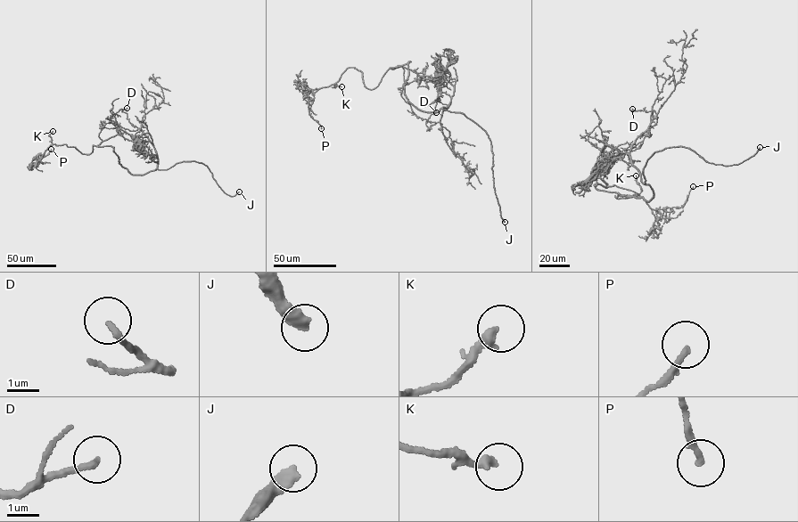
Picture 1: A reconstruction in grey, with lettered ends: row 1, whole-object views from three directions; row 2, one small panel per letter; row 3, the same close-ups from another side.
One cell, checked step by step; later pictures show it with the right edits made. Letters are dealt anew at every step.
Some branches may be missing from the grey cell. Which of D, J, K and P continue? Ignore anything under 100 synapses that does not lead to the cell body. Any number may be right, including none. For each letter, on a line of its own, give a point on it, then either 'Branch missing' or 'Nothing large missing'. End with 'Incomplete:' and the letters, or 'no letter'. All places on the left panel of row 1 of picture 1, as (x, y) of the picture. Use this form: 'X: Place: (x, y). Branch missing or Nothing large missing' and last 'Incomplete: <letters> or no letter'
D: Place: (127, 108). Nothing large missing
J: Place: (239, 191). Branch missing
K: Place: (53, 131). Nothing large missing
P: Place: (51, 149). Nothing large missing
Incomplete: J

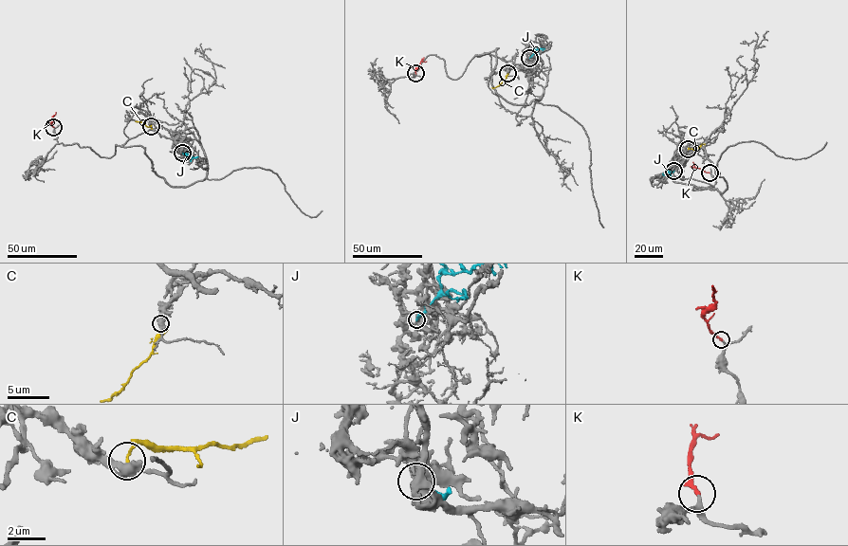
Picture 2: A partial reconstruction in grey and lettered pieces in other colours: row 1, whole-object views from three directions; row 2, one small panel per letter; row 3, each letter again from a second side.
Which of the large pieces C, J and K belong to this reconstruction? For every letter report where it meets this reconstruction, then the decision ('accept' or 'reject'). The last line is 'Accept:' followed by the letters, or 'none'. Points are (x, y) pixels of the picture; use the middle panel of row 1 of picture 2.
C: contact (507, 73); reject
J: contact (529, 58); reject
K: contact (415, 73); accept
Accept: K

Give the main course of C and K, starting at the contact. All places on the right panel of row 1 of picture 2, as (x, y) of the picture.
C: (688, 149), (704, 144)
K: (709, 172), (695, 168), (692, 162)

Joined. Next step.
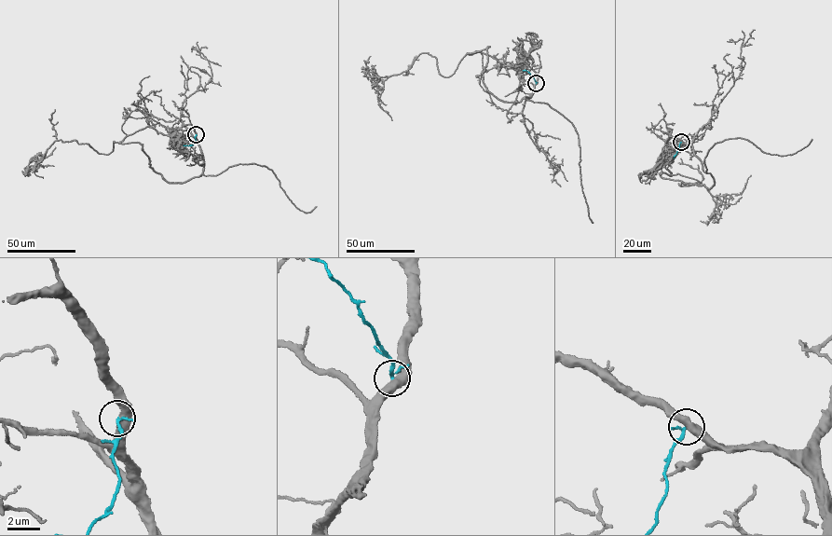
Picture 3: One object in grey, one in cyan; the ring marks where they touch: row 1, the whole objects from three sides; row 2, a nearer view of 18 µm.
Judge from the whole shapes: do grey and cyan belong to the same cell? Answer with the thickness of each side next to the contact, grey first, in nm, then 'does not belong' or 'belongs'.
500/150 nm | does not belong

